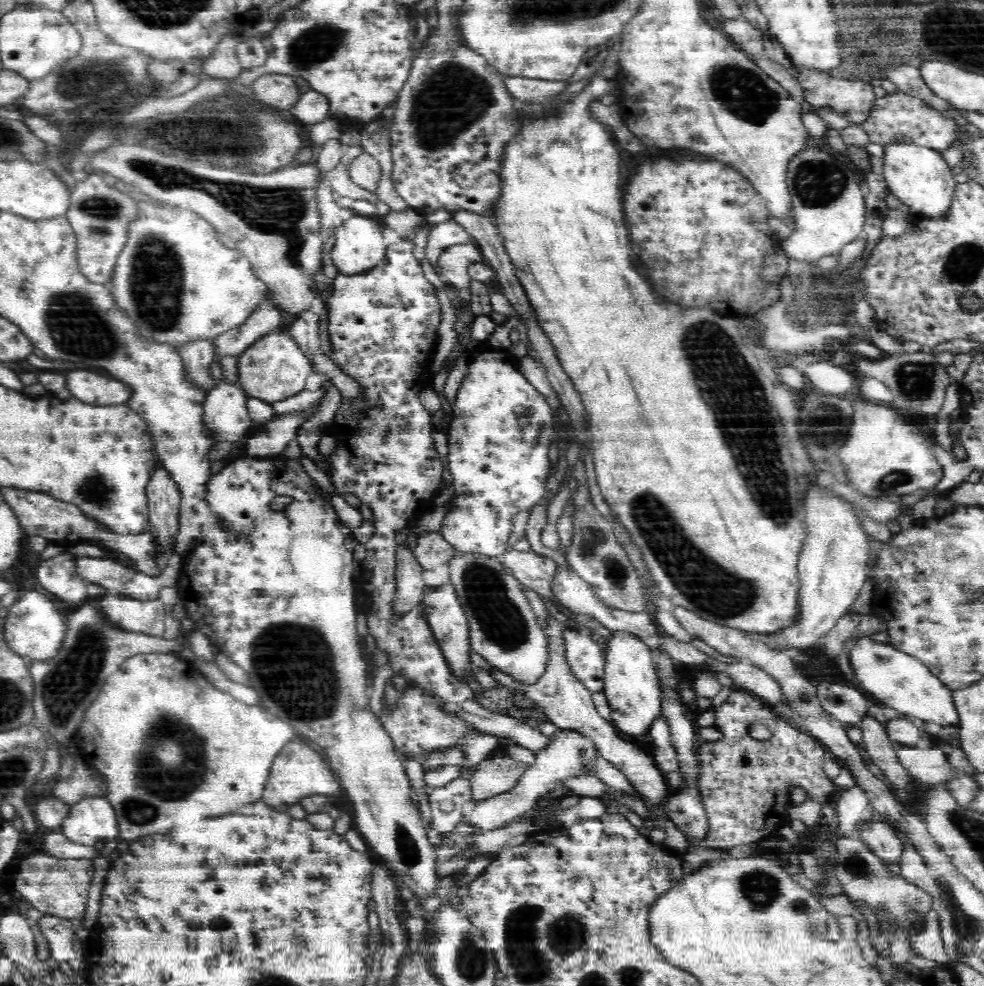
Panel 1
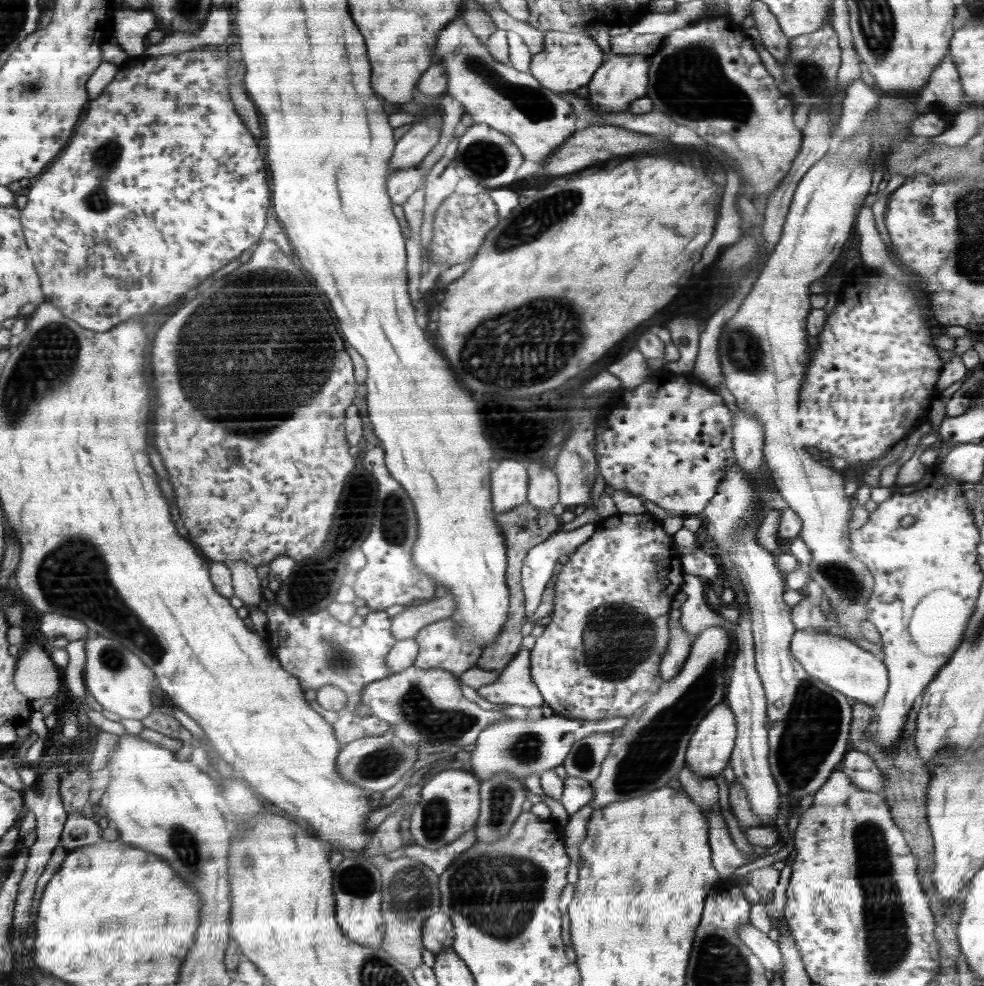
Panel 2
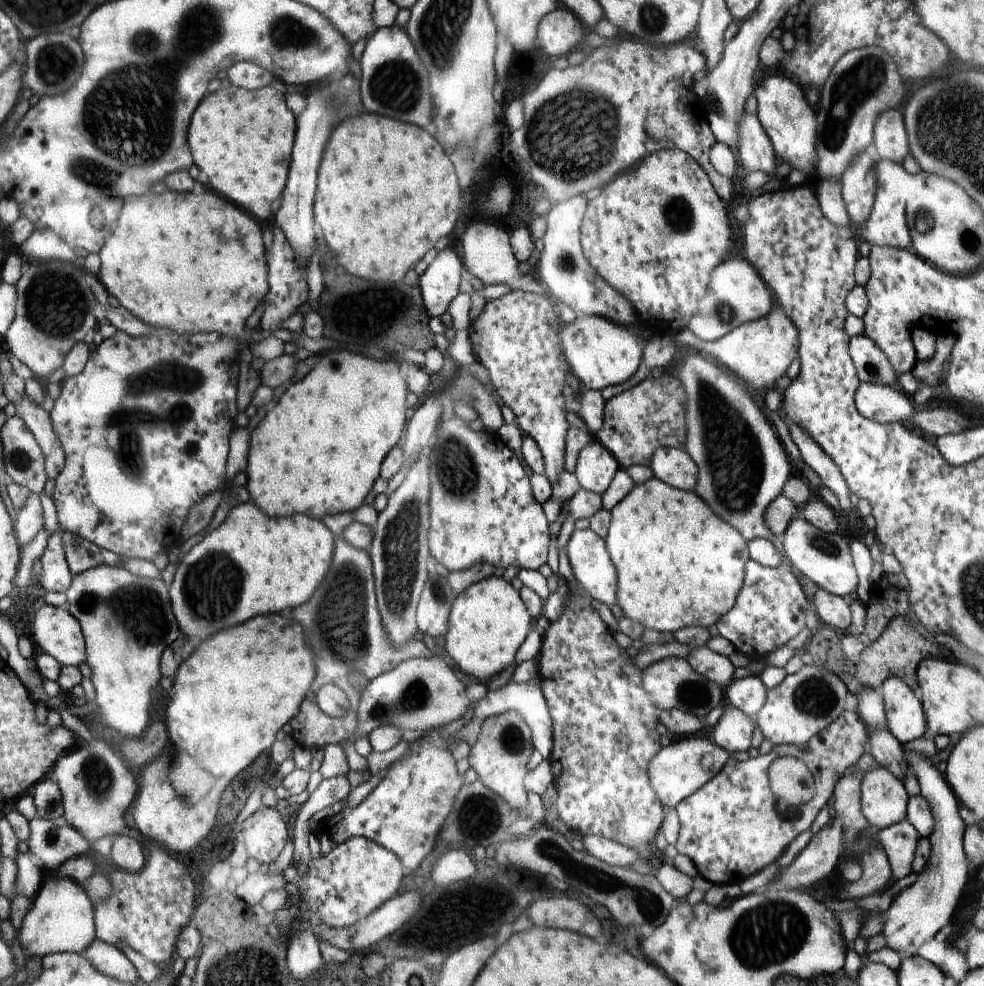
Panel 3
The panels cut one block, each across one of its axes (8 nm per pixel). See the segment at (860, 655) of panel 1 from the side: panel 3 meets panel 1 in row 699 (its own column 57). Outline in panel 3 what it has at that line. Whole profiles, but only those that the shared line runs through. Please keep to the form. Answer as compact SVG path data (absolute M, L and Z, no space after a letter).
M47 873L42 891L32 904L30 911L26 912L23 928L20 930L19 940L23 948L29 952L28 959L35 954L41 958L53 953L77 953L84 955L89 947L99 938L99 928L95 911L97 910L94 900L87 892L86 885L80 885L76 880L60 873Z

